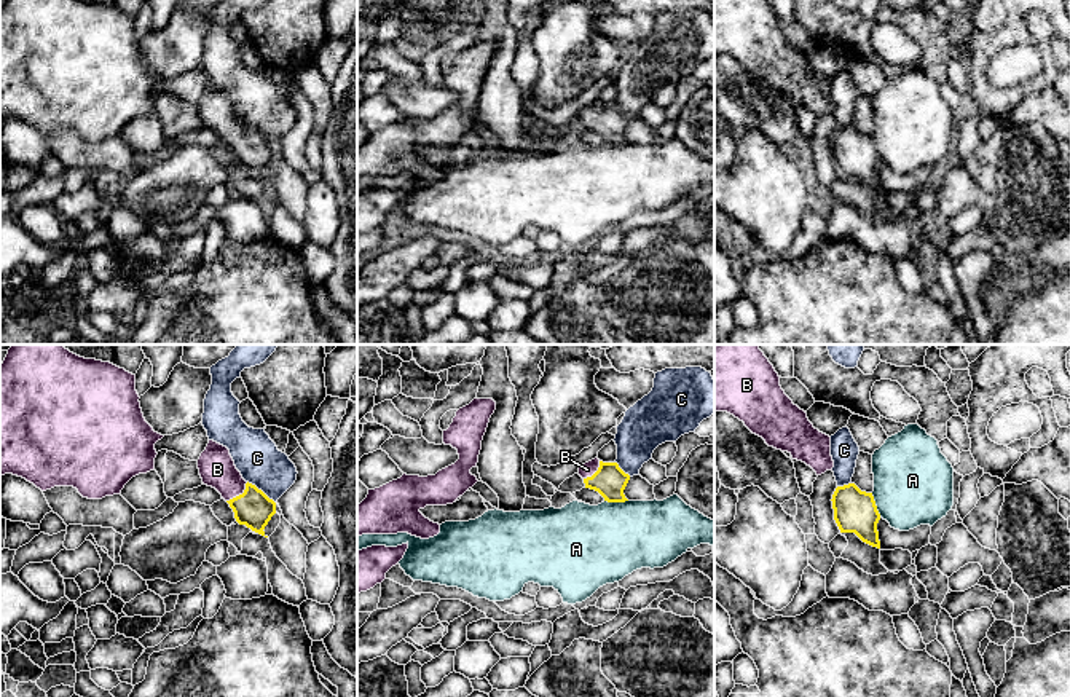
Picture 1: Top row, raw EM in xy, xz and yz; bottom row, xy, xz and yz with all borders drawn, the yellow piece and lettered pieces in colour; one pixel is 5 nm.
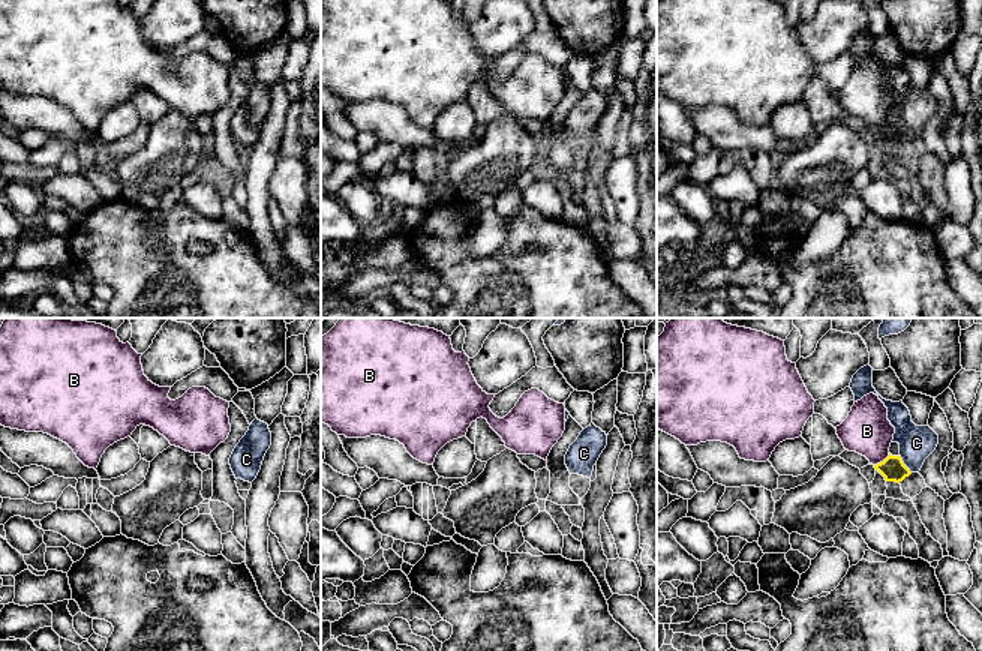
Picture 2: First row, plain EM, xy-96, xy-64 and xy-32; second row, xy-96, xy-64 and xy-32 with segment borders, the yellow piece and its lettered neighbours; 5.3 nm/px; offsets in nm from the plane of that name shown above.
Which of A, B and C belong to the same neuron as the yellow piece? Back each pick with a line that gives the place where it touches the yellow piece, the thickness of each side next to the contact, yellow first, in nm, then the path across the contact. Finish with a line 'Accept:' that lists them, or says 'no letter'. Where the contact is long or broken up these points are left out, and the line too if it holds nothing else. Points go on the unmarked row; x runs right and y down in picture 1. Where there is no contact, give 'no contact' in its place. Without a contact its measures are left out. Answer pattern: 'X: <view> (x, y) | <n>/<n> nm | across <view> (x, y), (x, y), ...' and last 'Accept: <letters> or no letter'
B: xy (239, 137) | 190/180 nm | across xy (254, 152), (239, 137), (217, 112)
Accept: B

